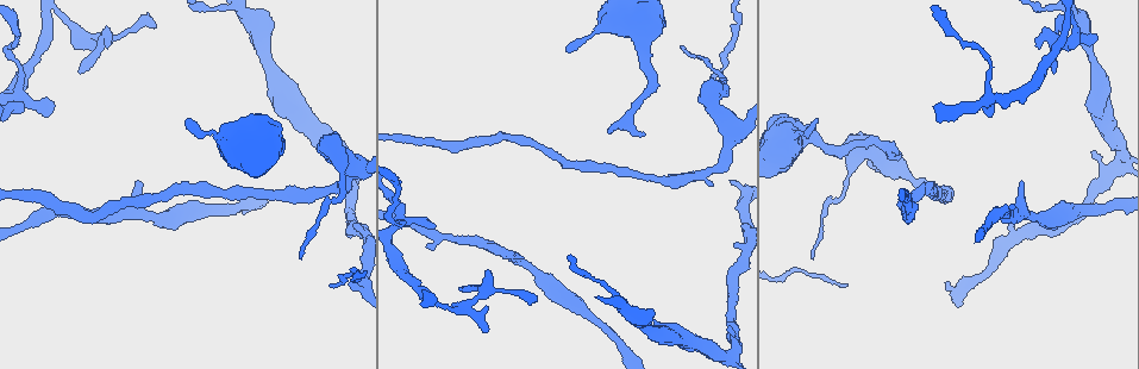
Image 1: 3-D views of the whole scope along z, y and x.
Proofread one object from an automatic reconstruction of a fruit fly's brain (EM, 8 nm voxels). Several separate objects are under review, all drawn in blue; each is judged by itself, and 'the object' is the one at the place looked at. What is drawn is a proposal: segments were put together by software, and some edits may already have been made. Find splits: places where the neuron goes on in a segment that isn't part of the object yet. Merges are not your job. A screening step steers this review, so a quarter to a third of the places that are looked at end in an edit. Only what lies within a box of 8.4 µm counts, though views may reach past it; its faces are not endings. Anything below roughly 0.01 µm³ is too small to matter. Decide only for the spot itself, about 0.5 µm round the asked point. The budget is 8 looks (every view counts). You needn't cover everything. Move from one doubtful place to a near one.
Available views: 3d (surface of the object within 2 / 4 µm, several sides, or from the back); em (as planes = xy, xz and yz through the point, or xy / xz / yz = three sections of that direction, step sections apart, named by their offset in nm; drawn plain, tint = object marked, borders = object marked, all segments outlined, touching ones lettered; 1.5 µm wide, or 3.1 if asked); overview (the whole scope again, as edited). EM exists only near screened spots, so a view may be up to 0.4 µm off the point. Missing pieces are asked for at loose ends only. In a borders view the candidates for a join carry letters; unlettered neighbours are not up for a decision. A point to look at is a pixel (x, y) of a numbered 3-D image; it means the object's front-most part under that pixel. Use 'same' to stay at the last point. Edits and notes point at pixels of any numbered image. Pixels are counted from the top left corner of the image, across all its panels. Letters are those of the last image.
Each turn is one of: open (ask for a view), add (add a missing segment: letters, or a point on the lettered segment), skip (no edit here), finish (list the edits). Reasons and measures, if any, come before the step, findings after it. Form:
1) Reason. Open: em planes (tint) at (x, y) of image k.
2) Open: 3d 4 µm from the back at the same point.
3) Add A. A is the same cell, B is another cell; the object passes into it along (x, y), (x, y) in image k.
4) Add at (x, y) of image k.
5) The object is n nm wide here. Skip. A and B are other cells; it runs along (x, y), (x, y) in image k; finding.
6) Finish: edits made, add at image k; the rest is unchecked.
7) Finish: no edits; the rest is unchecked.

Branch stops here. Open: em planes (borders) at (609, 131) of image 1.

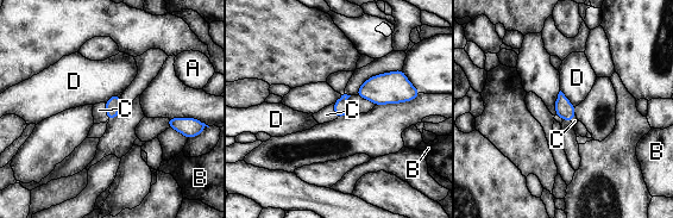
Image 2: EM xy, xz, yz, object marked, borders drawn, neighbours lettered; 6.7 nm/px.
The object is 100 nm wide here; the longest contact is with D, 160 nm. Add C. C is the same cell, A, B and D are other cells; the neuron continues.

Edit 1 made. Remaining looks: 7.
See it whole again. Open: overview.

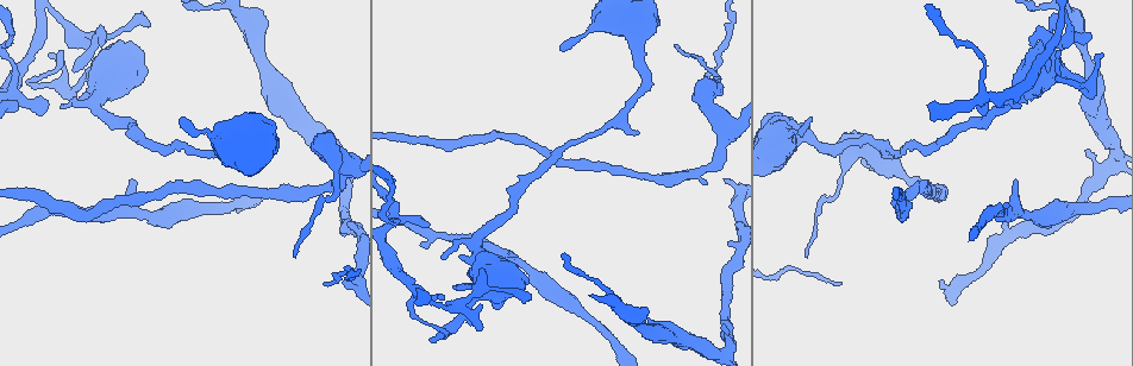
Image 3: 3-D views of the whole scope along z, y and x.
Free end. Open: 3d 2 µm at (478, 330) of image 3.

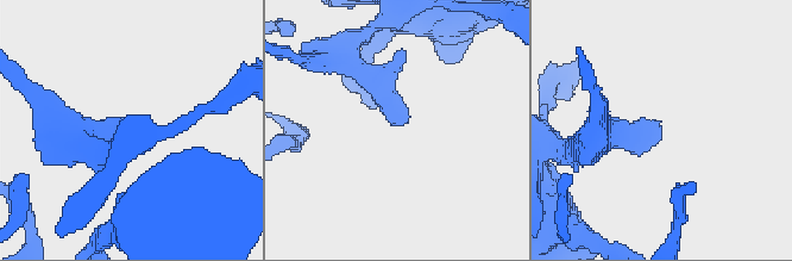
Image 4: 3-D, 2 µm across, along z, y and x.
Shape alone is not enough. Open: em planes (borders) at (396, 123) of image 4.

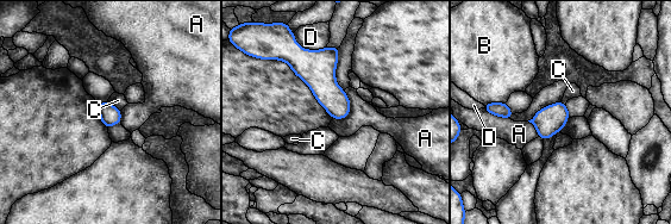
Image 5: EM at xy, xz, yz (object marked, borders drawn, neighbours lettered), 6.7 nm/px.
The object is 130 nm wide here. Skip. A, B, C and D are other cells; none of them fits.

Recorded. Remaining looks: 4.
Branch stops here. Open: 3d 4 µm at (721, 324) of image 3.

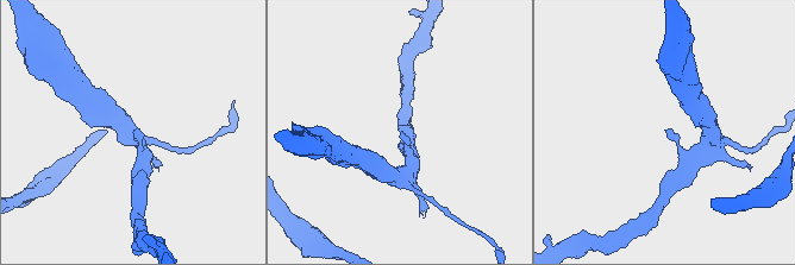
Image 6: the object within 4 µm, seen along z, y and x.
Need the tissue. Open: em yz step 4 (borders) at (401, 132) of image 6.

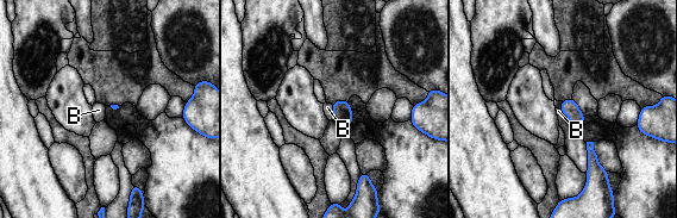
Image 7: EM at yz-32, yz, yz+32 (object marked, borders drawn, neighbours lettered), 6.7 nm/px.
Skip. B is another cell; a border runs along (330, 104), (333, 111), (333, 119) in image 7; none of them fits.

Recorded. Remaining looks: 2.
Finish: edits made, add at image 2; the rest is unchecked.

